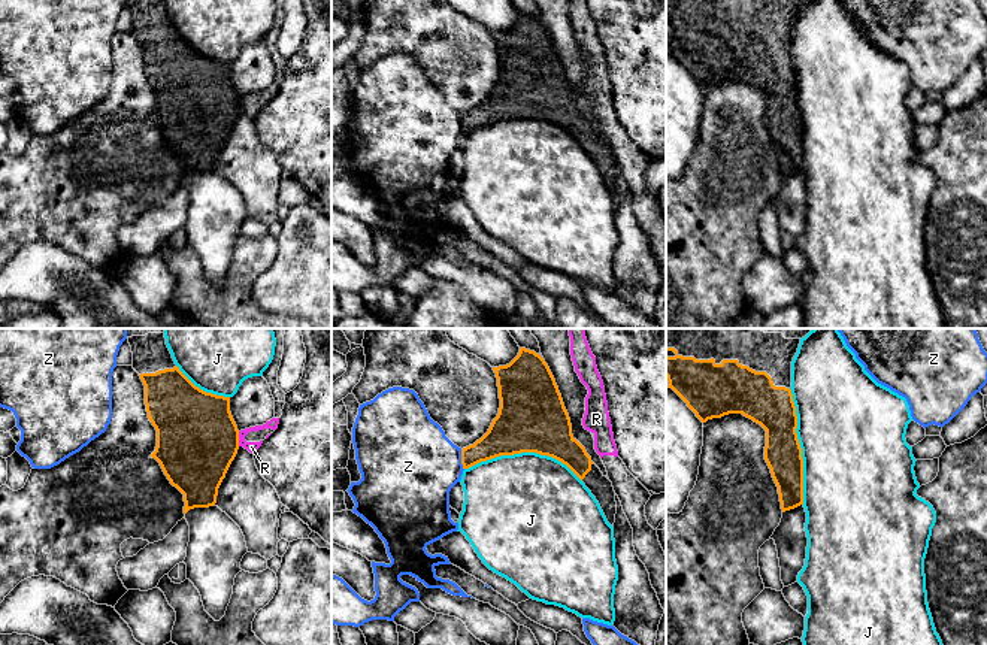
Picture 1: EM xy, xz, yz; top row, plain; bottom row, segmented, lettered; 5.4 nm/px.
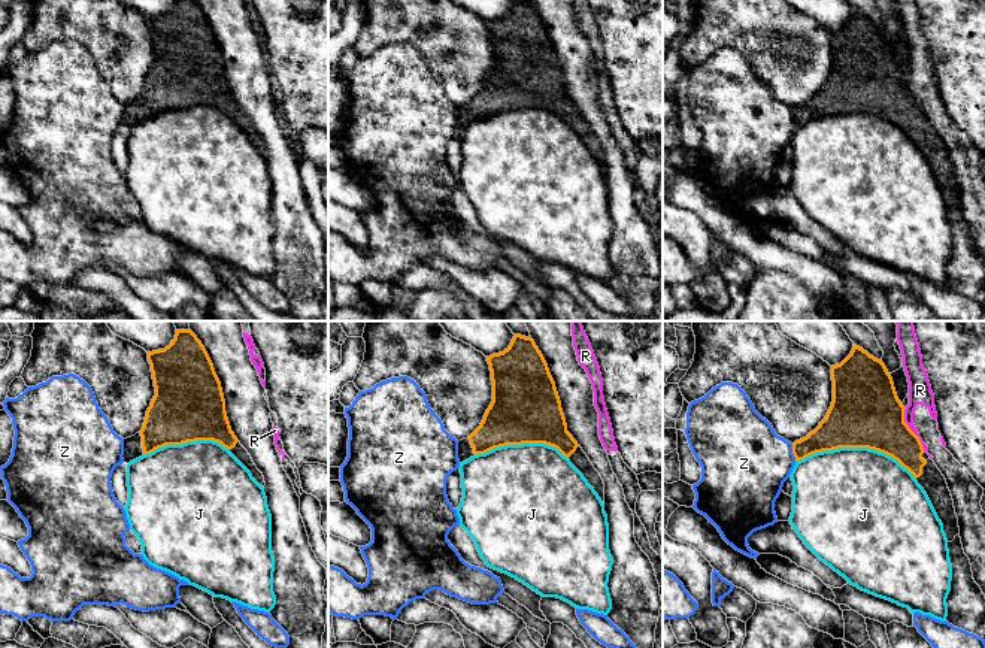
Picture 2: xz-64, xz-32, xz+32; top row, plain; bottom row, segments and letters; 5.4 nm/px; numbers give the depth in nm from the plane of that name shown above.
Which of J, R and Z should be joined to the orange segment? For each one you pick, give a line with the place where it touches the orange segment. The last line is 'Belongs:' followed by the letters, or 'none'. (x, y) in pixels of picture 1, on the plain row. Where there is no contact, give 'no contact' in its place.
Belongs: none

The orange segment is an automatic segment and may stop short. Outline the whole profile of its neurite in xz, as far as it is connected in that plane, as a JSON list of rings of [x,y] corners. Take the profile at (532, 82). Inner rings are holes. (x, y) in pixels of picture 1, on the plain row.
[[[520,13],[509,30],[493,36],[499,52],[499,79],[479,106],[461,115],[463,134],[521,118],[552,122],[585,149],[614,191],[617,167],[612,148],[573,103],[569,79],[545,25]]]

